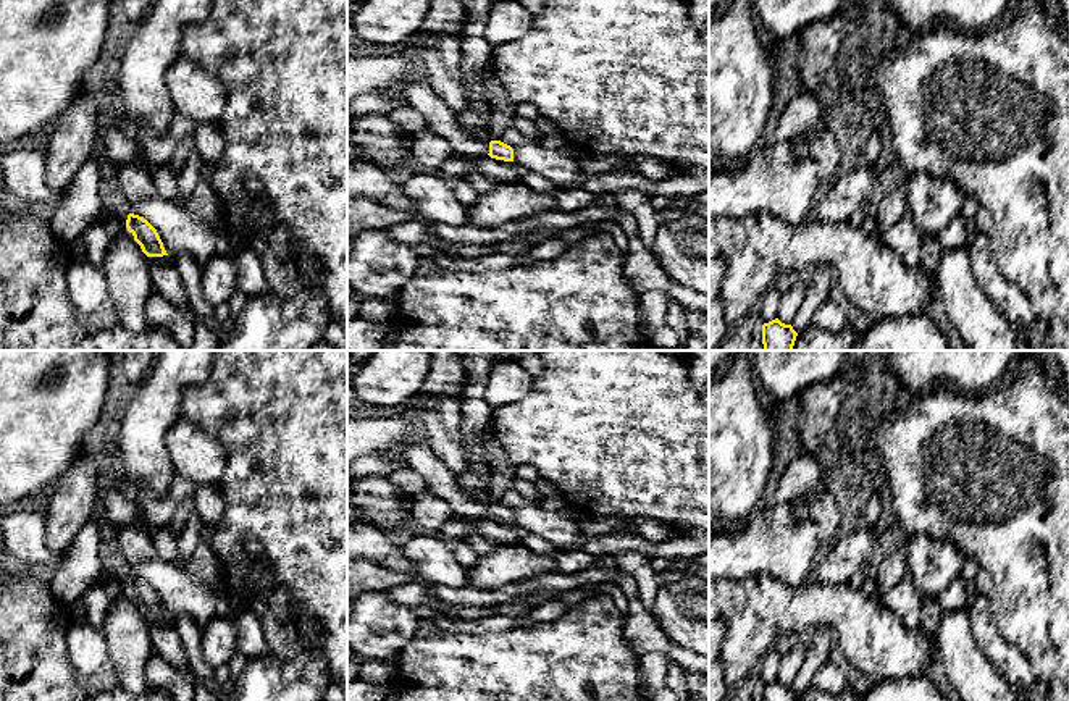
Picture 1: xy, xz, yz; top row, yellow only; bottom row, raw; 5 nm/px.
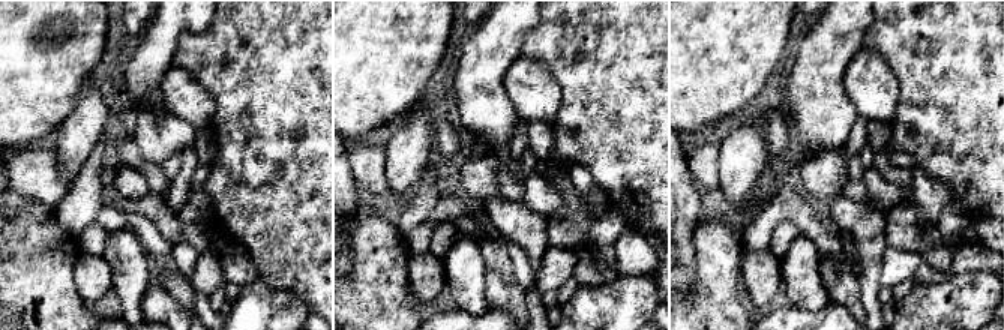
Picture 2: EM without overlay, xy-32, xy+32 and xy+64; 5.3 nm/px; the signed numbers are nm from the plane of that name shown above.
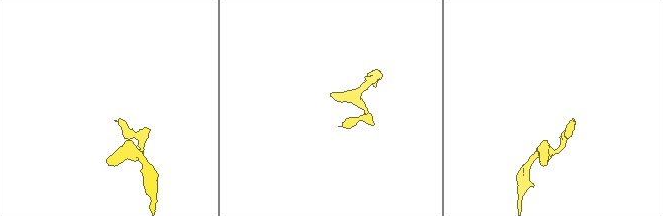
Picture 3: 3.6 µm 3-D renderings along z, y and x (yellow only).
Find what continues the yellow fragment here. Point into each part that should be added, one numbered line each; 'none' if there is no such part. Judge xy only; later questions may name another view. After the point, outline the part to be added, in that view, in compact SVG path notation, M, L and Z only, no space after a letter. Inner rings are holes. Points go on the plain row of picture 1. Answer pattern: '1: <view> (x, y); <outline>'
1: xy (113, 587); M100 575L95 586L103 590L111 598L119 598L119 596L126 596L126 593L128 593L126 581L128 581L128 578Z

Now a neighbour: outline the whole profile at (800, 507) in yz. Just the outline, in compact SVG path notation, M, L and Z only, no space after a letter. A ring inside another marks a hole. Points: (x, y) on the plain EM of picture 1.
M799 497L790 502L794 520L799 520L799 522L812 520L809 504L811 502L806 497Z

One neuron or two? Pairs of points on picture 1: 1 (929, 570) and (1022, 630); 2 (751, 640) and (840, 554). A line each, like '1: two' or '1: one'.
1: two
2: two

